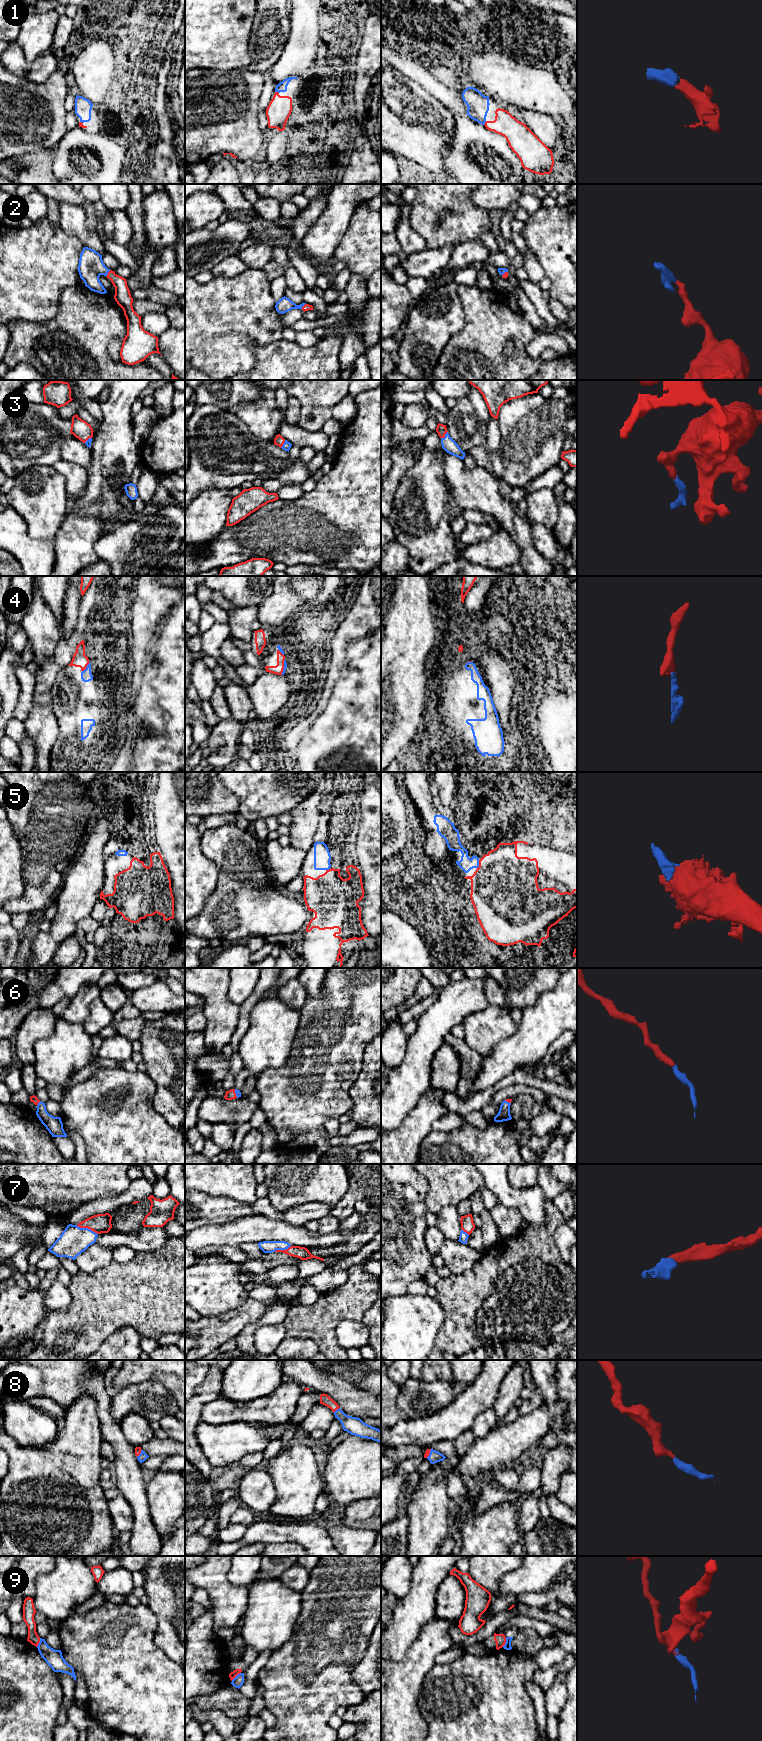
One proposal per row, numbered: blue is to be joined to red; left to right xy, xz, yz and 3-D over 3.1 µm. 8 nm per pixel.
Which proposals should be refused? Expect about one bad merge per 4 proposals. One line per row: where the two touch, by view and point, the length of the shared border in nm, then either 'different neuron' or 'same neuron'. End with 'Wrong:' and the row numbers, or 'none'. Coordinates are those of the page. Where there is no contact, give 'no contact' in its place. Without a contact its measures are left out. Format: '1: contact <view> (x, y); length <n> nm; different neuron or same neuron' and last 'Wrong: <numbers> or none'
1: contact xz (277, 92); length 40 nm; same neuron
2: contact xy (108, 273); length 70 nm; same neuron
3: contact yz (444, 435); length 80 nm; same neuron
4: contact xy (86, 666); length 100 nm; same neuron
5: contact yz (479, 864); length 70 nm; same neuron
6: contact xy (38, 1102); length 50 nm; same neuron
7: contact xy (87, 1227); length 190 nm; same neuron
8: contact xz (336, 1409); length 60 nm; same neuron
9: contact xz (235, 1676); length 100 nm; different neuron
Wrong: 9

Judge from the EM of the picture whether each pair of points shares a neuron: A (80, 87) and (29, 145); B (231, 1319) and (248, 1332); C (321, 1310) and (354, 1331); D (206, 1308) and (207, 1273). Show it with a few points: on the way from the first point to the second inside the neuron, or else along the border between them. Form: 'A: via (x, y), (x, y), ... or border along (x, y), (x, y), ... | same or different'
A: border along (69, 80), (71, 83) | different
B: border along (263, 1315), (257, 1321), (248, 1323), (236, 1336) | different
C: border along (361, 1320), (343, 1320), (337, 1326), (338, 1345) | different
D: via (207, 1299), (207, 1282) | same

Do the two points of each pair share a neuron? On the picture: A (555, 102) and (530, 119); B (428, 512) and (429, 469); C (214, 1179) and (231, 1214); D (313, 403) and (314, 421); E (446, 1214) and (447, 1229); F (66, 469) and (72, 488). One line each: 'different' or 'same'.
A: different
B: same
C: different
D: same
E: same
F: same

